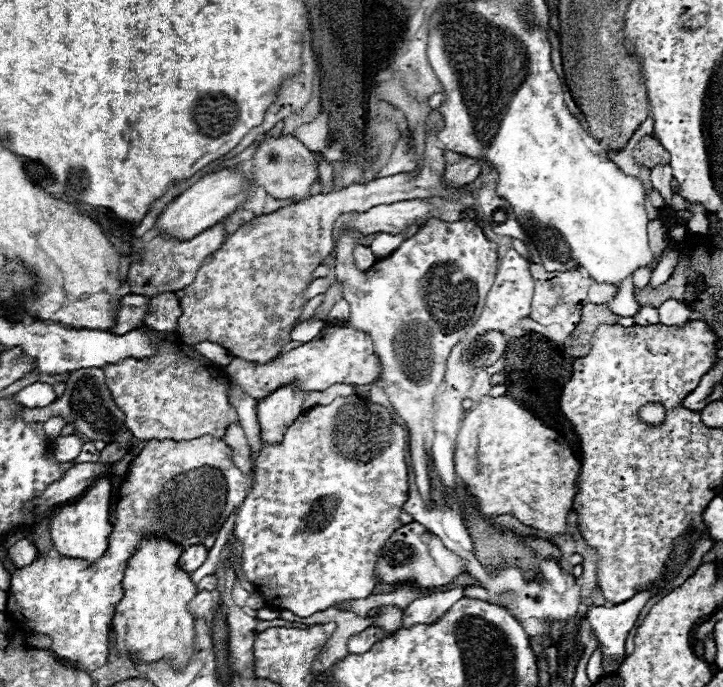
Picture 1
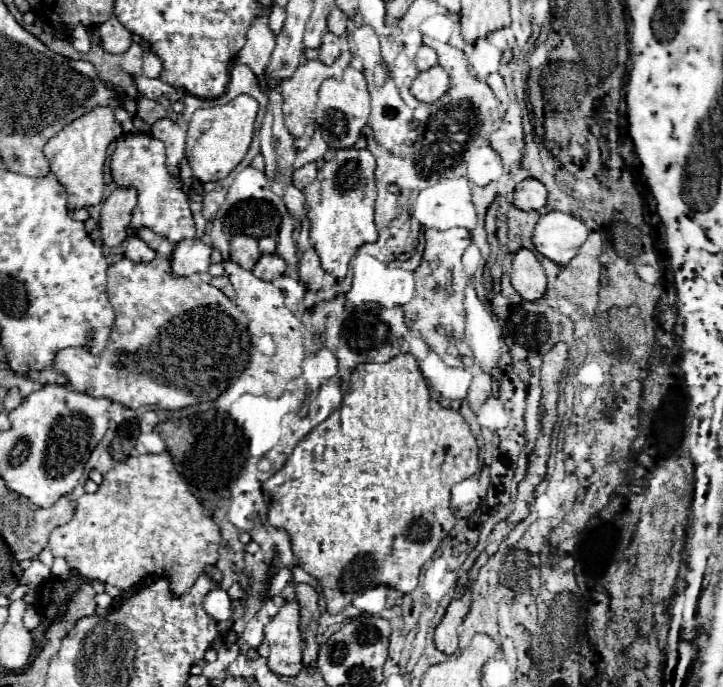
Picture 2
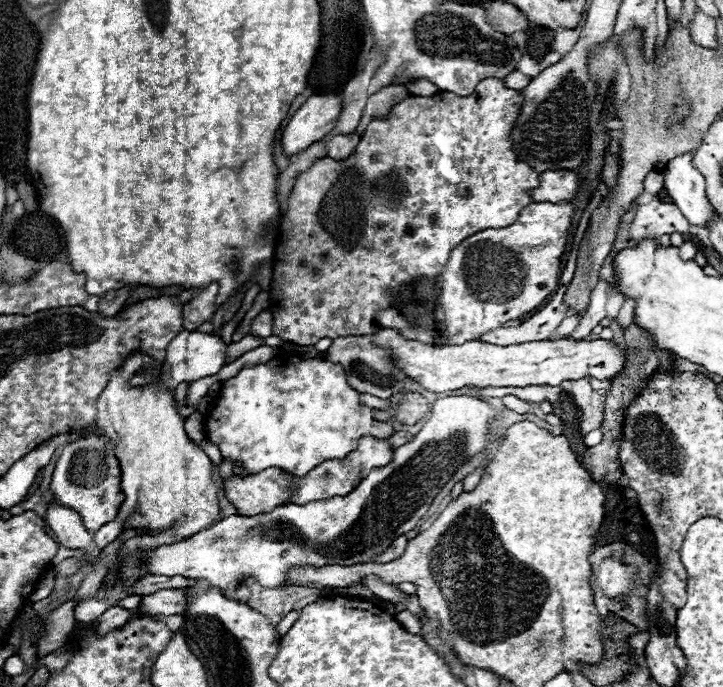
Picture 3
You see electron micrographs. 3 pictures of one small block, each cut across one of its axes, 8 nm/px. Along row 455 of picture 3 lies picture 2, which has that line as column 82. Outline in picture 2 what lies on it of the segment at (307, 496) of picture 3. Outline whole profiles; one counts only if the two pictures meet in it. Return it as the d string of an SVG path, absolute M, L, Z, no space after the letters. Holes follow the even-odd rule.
M156 256L148 264L134 264L128 258L122 258L120 262L112 264L108 268L108 300L110 300L110 304L114 308L116 320L114 320L114 326L112 326L112 332L110 332L110 338L108 338L108 344L106 344L104 352L98 354L98 356L92 356L92 354L88 354L88 350L68 348L68 350L60 350L60 354L56 356L56 362L54 362L54 366L60 372L64 372L64 376L70 382L70 386L74 390L78 390L78 392L84 392L84 394L94 396L94 398L108 398L108 400L120 402L120 404L124 404L126 408L132 408L132 410L138 410L142 406L156 406L156 408L164 408L164 410L180 410L180 408L186 408L186 406L194 406L198 402L206 402L206 400L218 398L220 392L224 392L228 388L230 380L236 378L244 370L244 366L248 364L250 338L248 338L248 332L246 332L246 324L248 324L246 316L218 288L210 286L208 280L202 274L172 276L170 274L170 262L168 262L166 256Z

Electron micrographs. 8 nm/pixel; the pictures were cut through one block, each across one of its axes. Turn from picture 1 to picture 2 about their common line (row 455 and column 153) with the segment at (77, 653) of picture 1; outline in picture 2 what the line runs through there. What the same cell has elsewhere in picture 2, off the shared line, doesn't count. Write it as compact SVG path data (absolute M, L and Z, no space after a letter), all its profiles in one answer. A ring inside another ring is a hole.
M124 134L122 138L116 140L116 150L110 158L110 168L112 168L114 182L118 186L128 186L130 184L138 190L138 206L132 214L132 234L140 226L146 226L146 228L154 230L156 234L164 236L172 244L178 244L184 238L194 238L196 236L194 218L192 218L192 210L188 206L188 198L184 198L184 194L180 194L180 186L176 186L176 178L172 178L166 170L166 154L164 154L164 144L160 140L154 140L152 136L146 136L146 134Z

